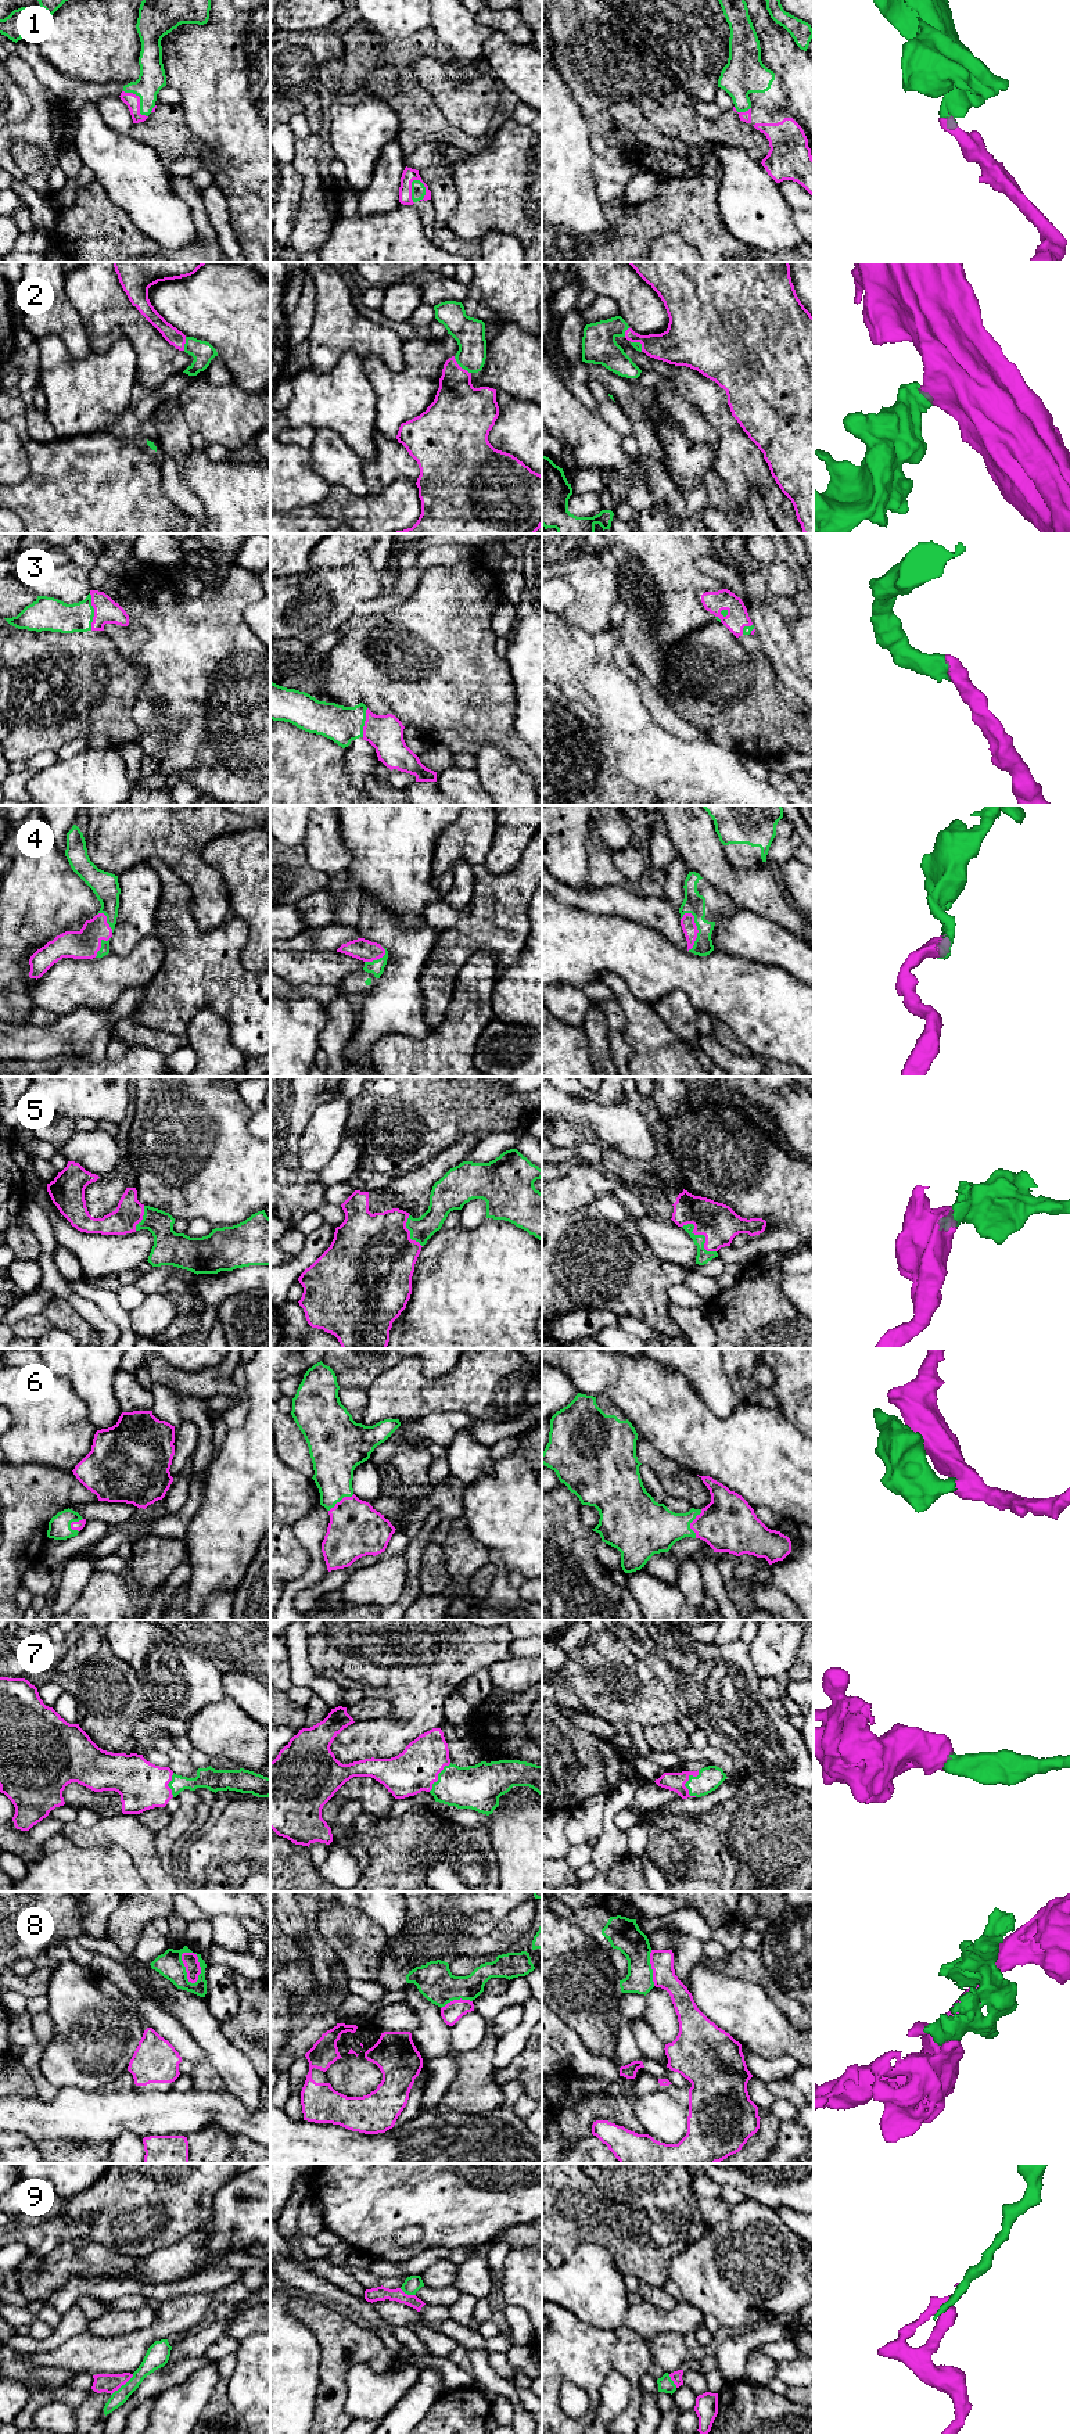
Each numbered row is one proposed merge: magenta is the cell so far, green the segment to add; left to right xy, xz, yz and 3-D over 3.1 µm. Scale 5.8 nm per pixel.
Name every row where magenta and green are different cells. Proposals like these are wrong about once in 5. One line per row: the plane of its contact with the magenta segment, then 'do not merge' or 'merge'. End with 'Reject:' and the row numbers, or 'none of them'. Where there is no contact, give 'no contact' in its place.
1: xz | merge
2: xz | merge
3: xy | merge
4: yz | merge
5: yz | merge
6: yz | merge
7: yz | merge
8: xy | do not merge
9: xy | do not merge
Reject: 8, 9

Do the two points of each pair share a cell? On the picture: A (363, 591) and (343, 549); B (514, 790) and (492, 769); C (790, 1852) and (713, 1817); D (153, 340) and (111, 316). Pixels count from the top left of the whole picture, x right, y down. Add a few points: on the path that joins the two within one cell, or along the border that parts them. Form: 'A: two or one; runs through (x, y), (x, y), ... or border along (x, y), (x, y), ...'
A: two; border along (345, 566), (322, 570)
B: one; runs through (509, 786), (498, 775)
C: one; runs through (771, 1832), (764, 1825), (732, 1820)
D: one; runs through (143, 336), (132, 324), (121, 319)

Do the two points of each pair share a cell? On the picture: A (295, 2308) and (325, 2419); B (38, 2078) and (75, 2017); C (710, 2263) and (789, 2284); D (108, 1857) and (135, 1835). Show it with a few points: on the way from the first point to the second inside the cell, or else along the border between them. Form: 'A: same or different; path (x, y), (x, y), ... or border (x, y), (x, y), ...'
A: same; path (325, 2330), (334, 2340), (334, 2389)
B: different; border (42, 2049), (40, 2072), (58, 2089)
C: same; path (731, 2269), (772, 2270)
D: different; border (85, 1848), (121, 1848), (139, 1873)

